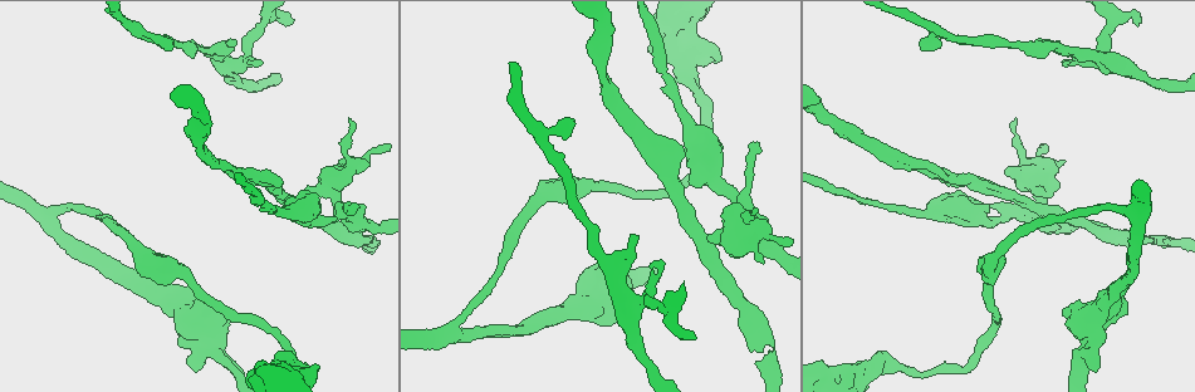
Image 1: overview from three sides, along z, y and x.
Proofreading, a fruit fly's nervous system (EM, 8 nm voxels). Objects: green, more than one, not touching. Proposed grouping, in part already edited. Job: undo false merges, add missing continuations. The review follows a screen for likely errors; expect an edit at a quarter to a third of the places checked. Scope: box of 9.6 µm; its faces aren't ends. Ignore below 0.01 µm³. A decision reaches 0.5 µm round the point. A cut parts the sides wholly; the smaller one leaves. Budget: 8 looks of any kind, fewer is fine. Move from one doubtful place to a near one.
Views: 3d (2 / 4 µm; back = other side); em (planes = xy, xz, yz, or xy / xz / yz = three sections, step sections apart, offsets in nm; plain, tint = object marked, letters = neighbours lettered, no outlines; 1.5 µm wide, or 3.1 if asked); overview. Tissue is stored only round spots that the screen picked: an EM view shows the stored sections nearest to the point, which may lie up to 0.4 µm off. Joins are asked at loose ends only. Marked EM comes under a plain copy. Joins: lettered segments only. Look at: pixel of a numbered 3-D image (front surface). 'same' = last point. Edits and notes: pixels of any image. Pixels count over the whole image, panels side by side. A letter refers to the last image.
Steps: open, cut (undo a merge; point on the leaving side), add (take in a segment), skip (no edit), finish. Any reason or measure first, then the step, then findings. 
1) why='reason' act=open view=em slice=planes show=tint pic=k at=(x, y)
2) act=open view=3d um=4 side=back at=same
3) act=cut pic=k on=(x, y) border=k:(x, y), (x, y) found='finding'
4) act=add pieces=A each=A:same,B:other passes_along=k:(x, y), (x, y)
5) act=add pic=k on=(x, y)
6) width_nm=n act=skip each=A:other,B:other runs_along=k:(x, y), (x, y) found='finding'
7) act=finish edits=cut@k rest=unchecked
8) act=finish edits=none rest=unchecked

why='tapers out' act=open view=em slice=planes show=letters pic=1 at=(356, 205)

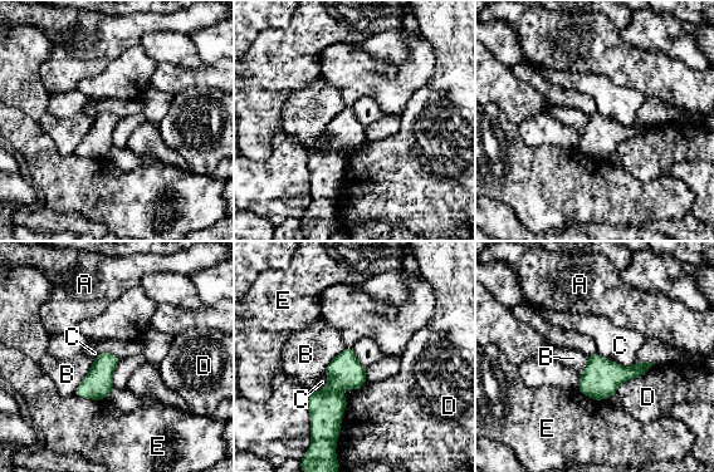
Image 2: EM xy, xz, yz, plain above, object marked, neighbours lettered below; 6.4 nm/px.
longest_contact=D:340nm act=skip each=A:other,B:other,C:other,D:other,E:other border=2:(596, 352), (625, 367), (635, 363) found='no lettered segment goes on from it'

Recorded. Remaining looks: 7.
why='four arms meet' act=open view=em slice=planes show=tint pic=1 at=(1121, 67)

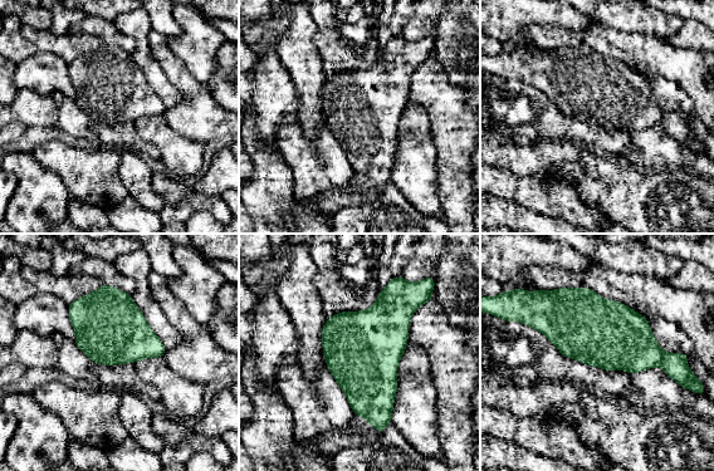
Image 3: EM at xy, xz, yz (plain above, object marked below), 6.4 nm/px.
act=open view=em slice=planes show=letters at=same

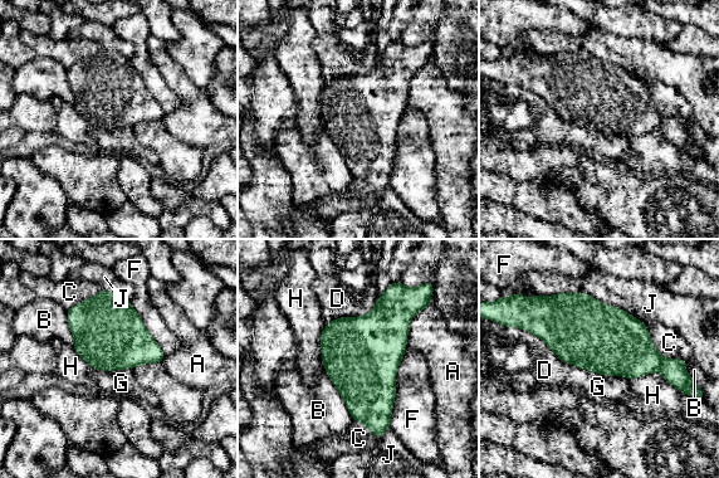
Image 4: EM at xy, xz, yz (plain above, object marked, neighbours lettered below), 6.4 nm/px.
longest_contact=J:700nm act=skip each=A:other,B:other,C:other,D:other,F:other,G:other,H:other,J:other border=4:(91, 366), (98, 370), (132, 369) found='continuous, no second neuron'

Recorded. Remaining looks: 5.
why='an open end' act=open view=em slice=yz step=4 show=letters pic=1 at=(230, 41)

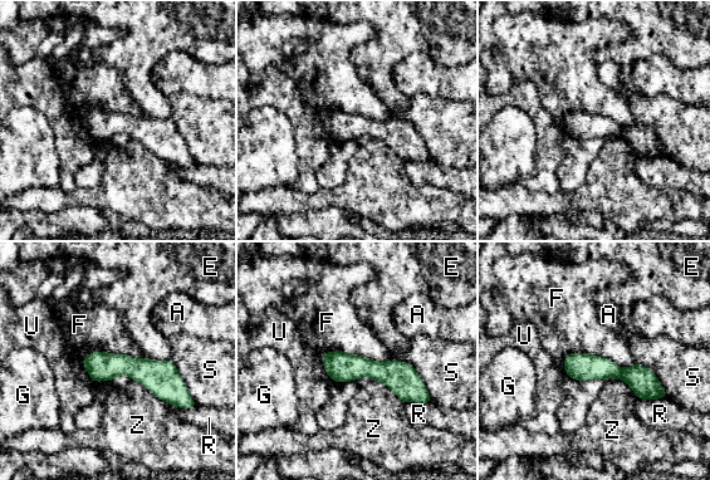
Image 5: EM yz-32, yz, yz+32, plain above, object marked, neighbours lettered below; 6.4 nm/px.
width_nm=180 longest_contact=F:460nm act=skip each=A:other,E:other,F:other,G:other,R:other,S:other,U:other,Z:other found='none of them fits'

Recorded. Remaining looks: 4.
act=finish edits=none rest=unchecked

